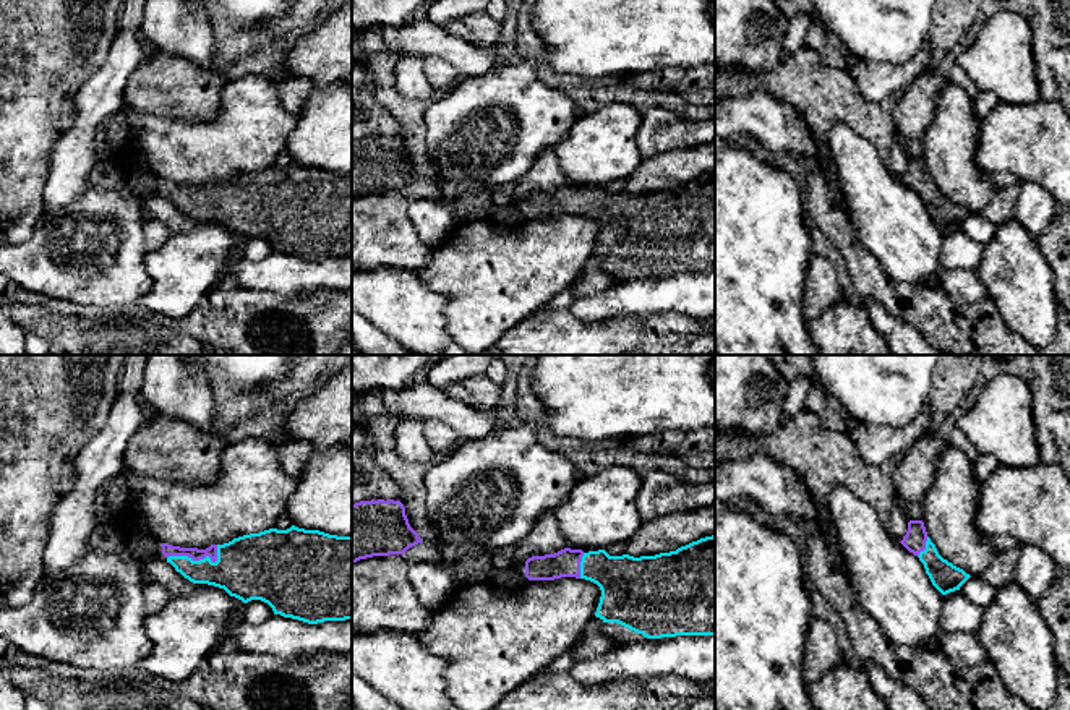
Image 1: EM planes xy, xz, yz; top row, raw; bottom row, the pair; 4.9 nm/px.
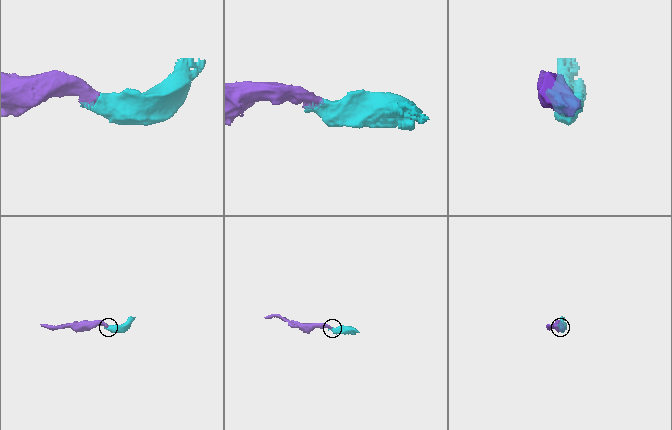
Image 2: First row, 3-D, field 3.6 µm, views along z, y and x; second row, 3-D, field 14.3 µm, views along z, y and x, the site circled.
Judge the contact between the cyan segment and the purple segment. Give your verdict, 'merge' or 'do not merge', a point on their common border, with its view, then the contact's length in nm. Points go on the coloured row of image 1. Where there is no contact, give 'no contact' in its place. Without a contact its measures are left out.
merge | xy (200, 560) | 260 nm

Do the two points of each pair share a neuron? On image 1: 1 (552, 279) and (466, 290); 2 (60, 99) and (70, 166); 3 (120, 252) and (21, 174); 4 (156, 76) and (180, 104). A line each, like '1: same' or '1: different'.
1: same
2: different
3: different
4: same

